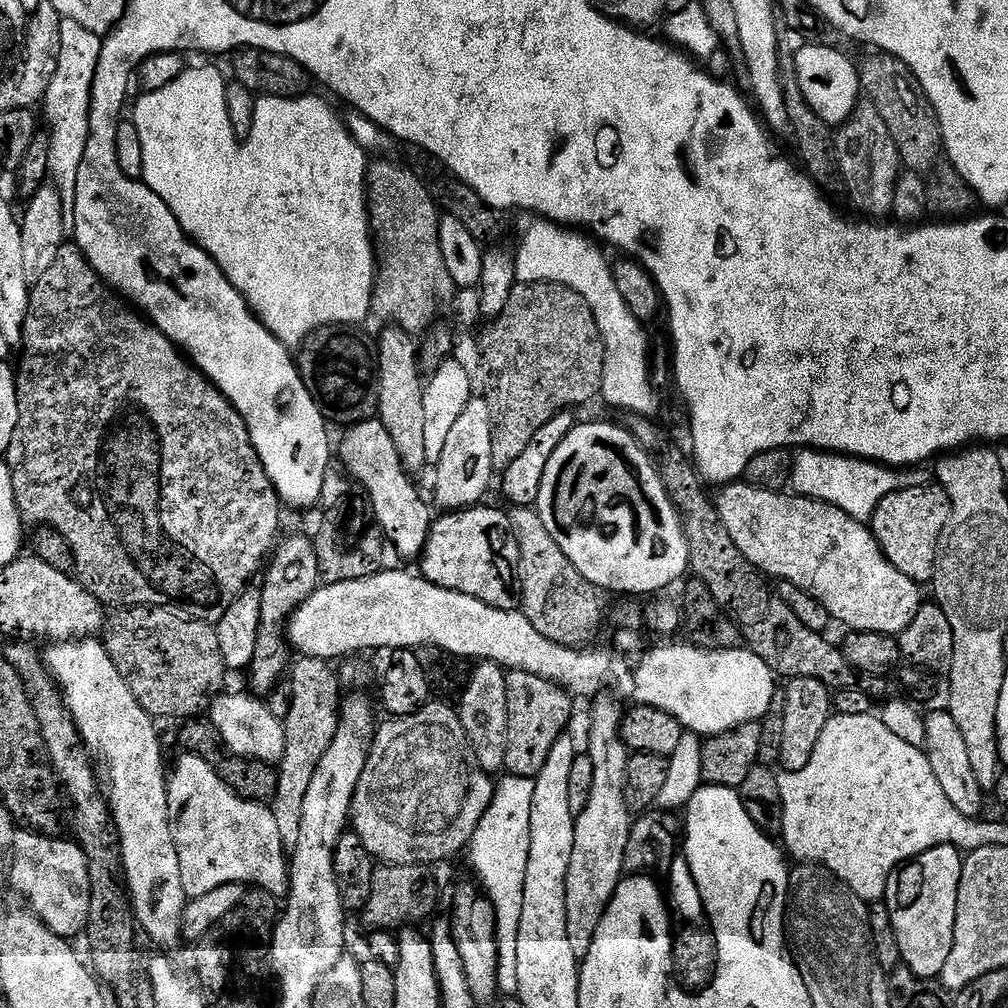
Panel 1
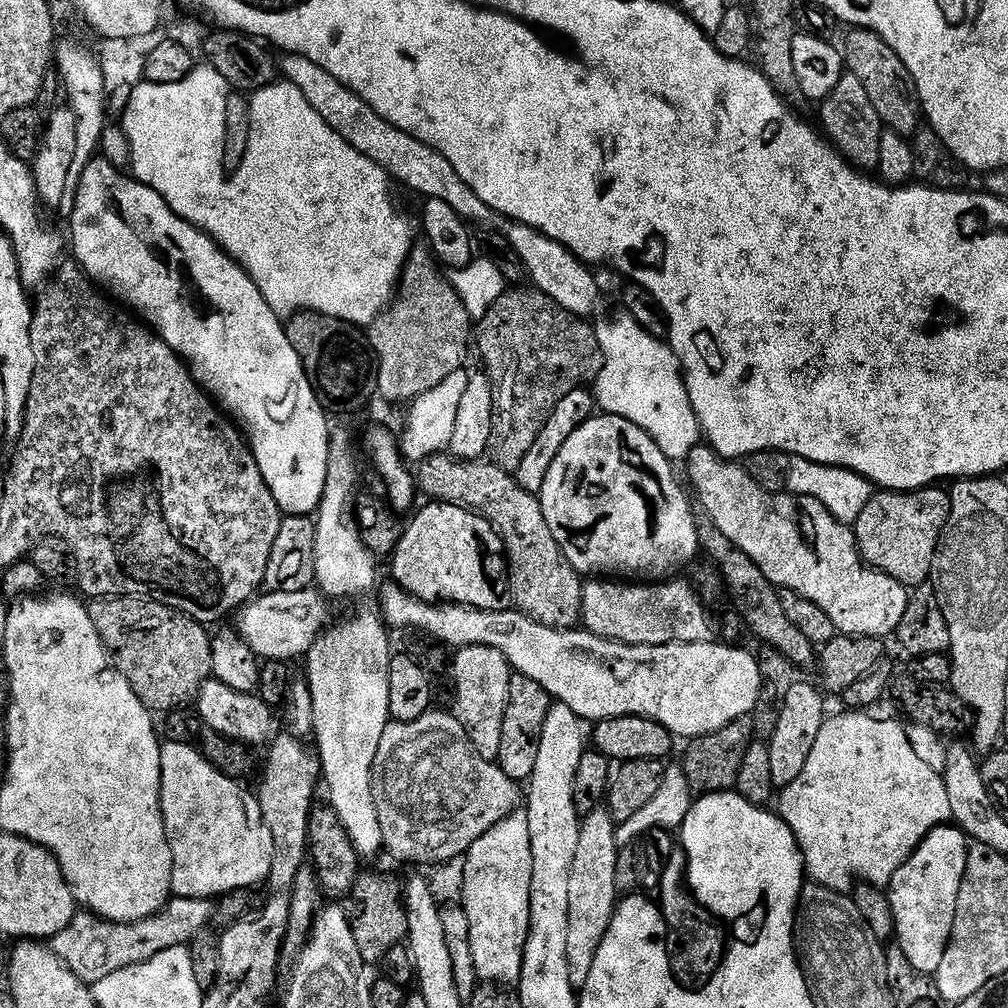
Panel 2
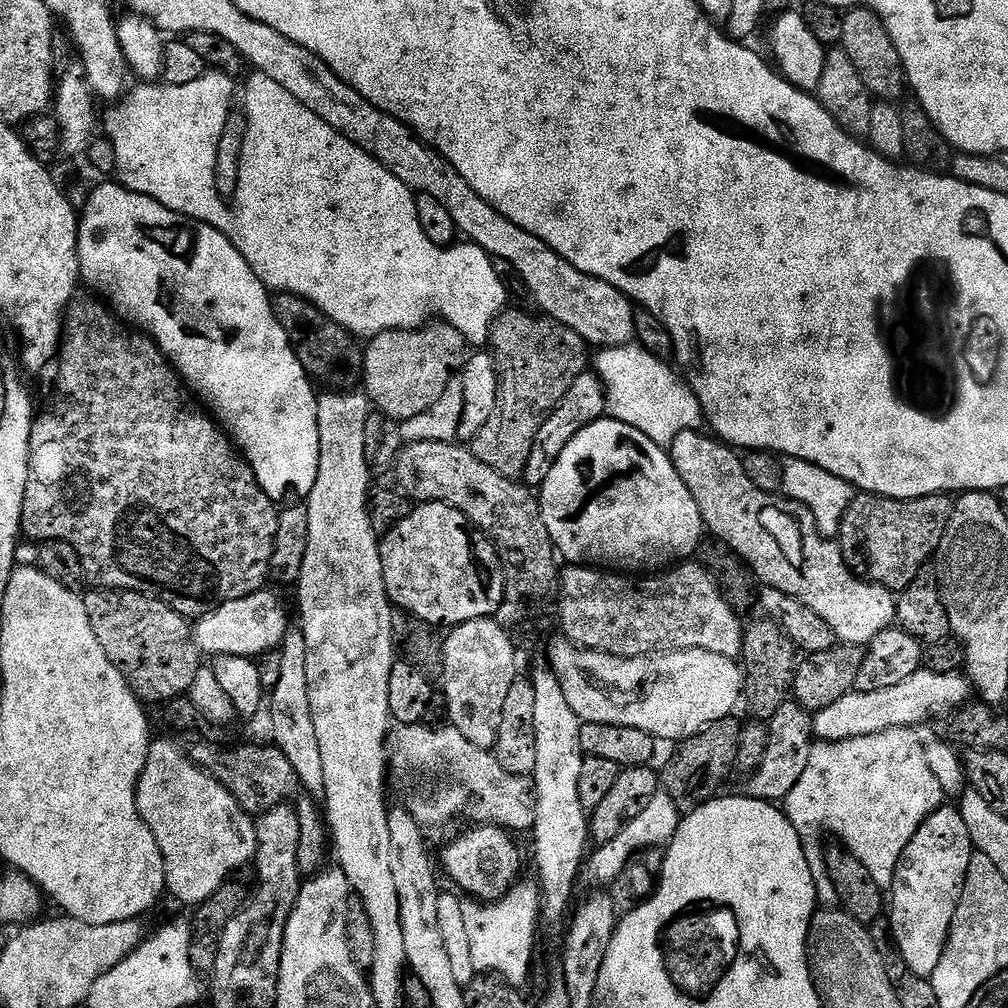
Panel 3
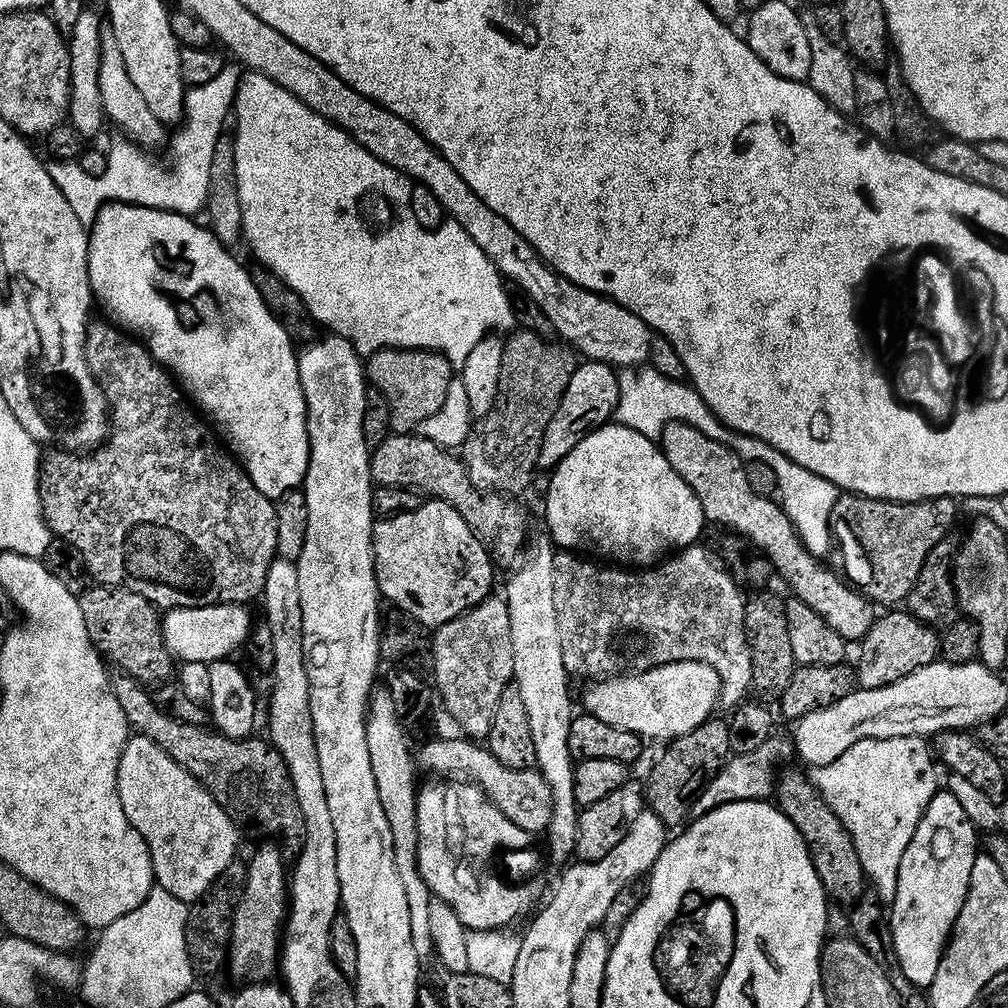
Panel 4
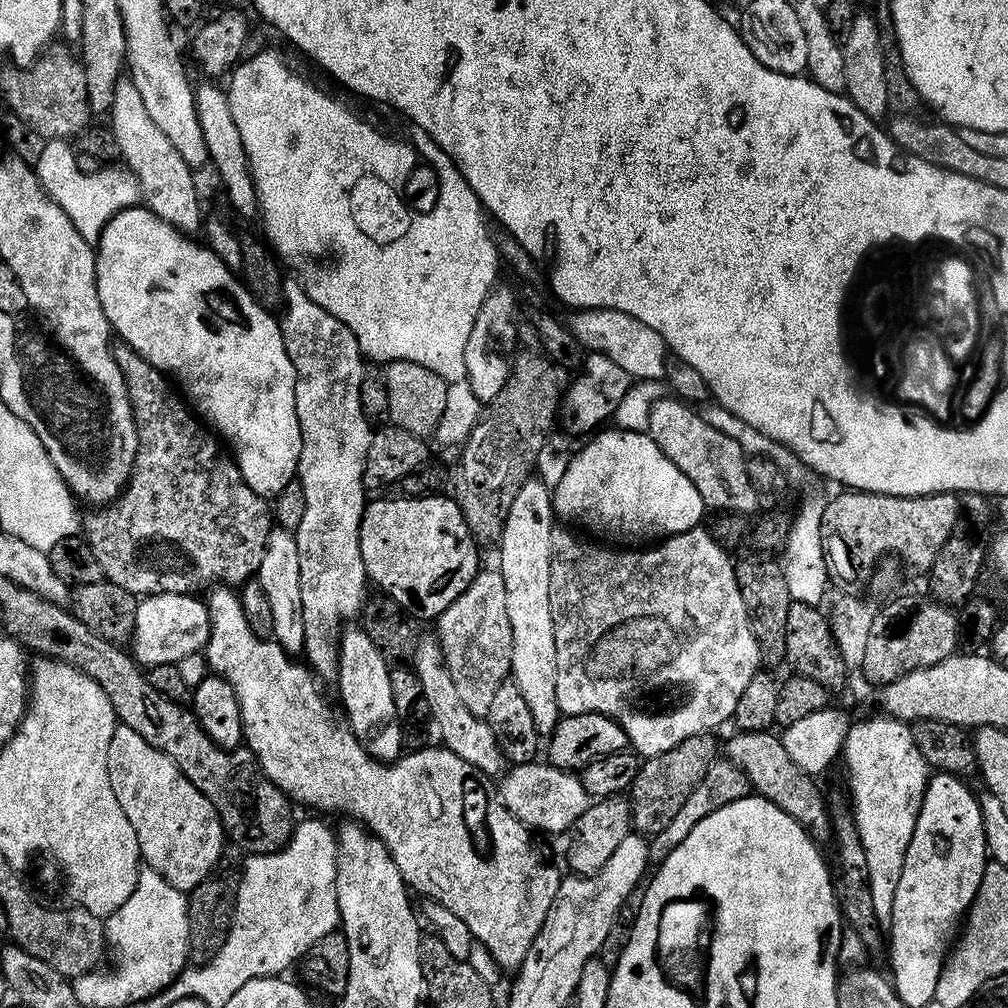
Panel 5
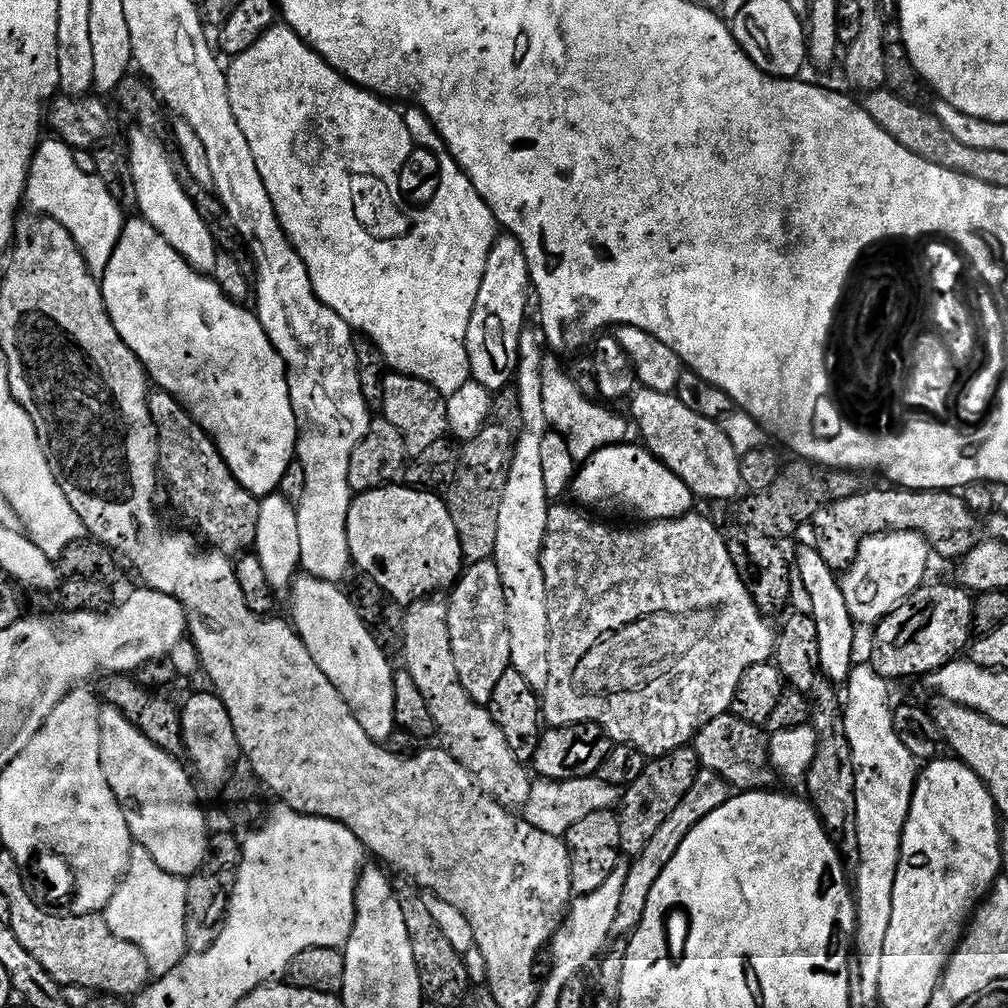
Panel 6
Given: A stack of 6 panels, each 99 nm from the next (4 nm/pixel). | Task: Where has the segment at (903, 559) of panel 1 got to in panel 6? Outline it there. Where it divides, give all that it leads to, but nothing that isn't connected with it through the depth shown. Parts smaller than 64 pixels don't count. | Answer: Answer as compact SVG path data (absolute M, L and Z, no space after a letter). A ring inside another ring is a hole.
M887 488L888 490L865 490L856 496L843 499L842 502L830 503L820 508L813 516L814 526L813 545L822 556L822 560L835 572L843 572L849 567L860 547L861 542L868 536L875 536L882 532L916 532L929 543L937 554L946 560L963 558L981 539L982 533L976 529L978 518L971 512L957 493L950 490L915 492L912 489ZM832 520L837 520L843 528L842 532L832 535Z

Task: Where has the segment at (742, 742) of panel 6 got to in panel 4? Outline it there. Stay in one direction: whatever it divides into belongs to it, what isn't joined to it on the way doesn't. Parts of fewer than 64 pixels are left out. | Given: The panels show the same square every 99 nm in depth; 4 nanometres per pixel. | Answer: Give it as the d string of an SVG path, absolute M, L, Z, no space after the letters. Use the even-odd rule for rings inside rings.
M785 771L779 777L775 803L780 811L794 822L798 834L808 844L808 852L814 862L814 870L818 870L820 881L825 890L828 891L829 897L836 900L840 906L855 906L856 903L864 897L864 893L869 891L870 881L864 873L862 858L858 858L858 850L854 846L854 838L850 838L850 830L842 826L842 818L830 810L826 798L812 785L811 779L800 772Z

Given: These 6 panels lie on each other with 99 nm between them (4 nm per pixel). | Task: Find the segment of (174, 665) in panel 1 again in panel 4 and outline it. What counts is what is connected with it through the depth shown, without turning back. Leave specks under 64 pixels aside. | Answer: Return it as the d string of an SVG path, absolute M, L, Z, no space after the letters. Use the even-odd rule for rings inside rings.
M103 586L89 587L80 596L80 605L92 645L101 656L113 665L116 663L123 675L133 676L145 686L159 686L173 679L174 657L164 641L162 616L156 605L142 598L142 594L134 594L125 588Z

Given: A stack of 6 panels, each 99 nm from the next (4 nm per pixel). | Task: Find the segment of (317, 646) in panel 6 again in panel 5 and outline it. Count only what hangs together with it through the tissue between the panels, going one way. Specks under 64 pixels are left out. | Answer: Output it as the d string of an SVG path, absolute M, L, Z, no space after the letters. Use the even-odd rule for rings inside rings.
M363 630L345 631L340 642L340 694L348 711L347 727L373 760L395 762L405 755L405 725L394 706L394 690L390 686L392 668L382 658L378 646L370 642Z

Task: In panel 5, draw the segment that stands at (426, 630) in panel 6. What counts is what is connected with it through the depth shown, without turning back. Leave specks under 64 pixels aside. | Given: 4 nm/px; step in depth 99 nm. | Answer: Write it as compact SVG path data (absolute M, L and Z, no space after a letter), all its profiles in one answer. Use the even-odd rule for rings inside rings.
M426 636L420 640L418 650L412 659L412 666L422 686L425 687L426 700L432 712L431 717L433 721L436 720L440 728L443 745L452 753L458 754L467 764L474 766L481 775L501 777L508 763L502 754L501 747L498 746L498 740L494 737L494 732L488 722L483 717L472 714L459 697L454 678L450 675L449 667L446 666L445 654L437 637Z

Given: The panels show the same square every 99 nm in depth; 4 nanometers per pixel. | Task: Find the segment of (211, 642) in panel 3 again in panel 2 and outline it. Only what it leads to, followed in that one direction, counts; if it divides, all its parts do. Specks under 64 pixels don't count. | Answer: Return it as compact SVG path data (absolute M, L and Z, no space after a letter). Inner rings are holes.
M303 588L297 592L270 592L260 594L239 609L238 631L250 650L261 661L279 660L293 662L307 657L316 637L325 631L328 620L328 604L319 591Z

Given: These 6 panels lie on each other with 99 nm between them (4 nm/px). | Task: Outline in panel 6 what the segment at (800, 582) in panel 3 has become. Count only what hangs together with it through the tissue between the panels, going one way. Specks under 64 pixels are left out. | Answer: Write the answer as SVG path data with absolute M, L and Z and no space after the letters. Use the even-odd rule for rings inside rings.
M641 387L632 393L631 404L631 419L635 431L636 428L640 431L639 439L643 447L653 452L670 471L678 474L678 478L682 478L682 482L686 482L692 491L693 497L735 501L741 495L744 488L740 469L741 453L734 450L730 438L726 438L723 427L717 421L694 414L694 410L689 410L671 392L659 393L658 390Z

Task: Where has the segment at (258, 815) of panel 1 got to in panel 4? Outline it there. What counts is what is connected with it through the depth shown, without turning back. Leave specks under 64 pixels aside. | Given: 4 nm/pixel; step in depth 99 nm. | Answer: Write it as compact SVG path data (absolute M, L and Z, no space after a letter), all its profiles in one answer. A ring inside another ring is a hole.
M133 735L129 739L122 754L122 762L118 766L118 794L122 798L122 810L126 810L126 818L130 818L130 826L134 826L138 834L142 834L150 850L156 884L174 894L174 898L178 898L183 904L195 904L237 859L236 847L240 844L241 833L236 823L187 770L178 766L178 762L174 762L170 754L150 742L150 738Z

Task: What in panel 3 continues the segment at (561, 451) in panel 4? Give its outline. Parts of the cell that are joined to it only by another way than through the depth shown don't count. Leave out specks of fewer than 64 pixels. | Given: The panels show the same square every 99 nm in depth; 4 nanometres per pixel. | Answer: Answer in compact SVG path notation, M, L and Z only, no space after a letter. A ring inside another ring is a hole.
M595 370L578 374L570 390L566 390L566 398L562 398L562 402L558 402L550 418L542 422L542 430L538 430L538 438L534 438L534 447L531 448L530 458L526 462L526 470L522 477L523 483L533 490L539 490L546 482L546 477L550 475L550 470L554 470L554 462L558 462L558 454L562 454L562 450L570 446L570 438L574 438L574 434L590 426L595 420L605 419L607 411L608 403L602 378Z

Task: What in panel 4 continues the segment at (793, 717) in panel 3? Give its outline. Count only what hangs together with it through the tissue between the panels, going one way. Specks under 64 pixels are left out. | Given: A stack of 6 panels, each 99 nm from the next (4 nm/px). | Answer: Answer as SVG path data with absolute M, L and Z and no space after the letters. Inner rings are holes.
M781 734L773 735L767 740L758 751L743 758L729 759L724 765L724 769L717 774L712 781L704 787L703 794L696 800L696 805L692 807L692 816L699 818L718 810L722 806L730 806L738 802L768 802L775 797L778 777L782 769L791 760L794 760L794 744Z

